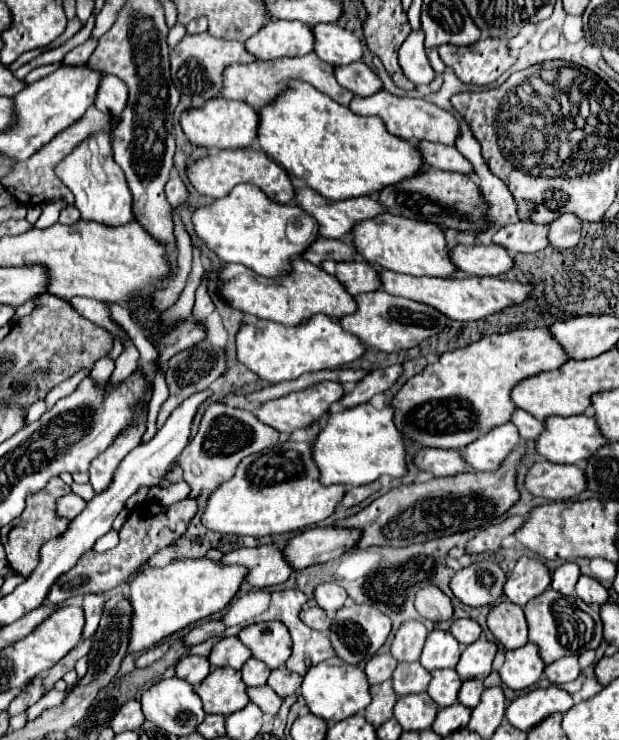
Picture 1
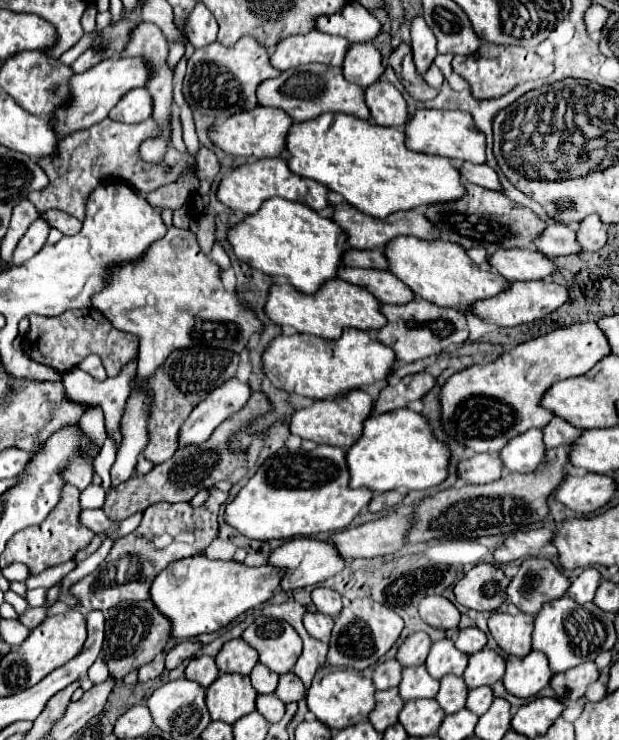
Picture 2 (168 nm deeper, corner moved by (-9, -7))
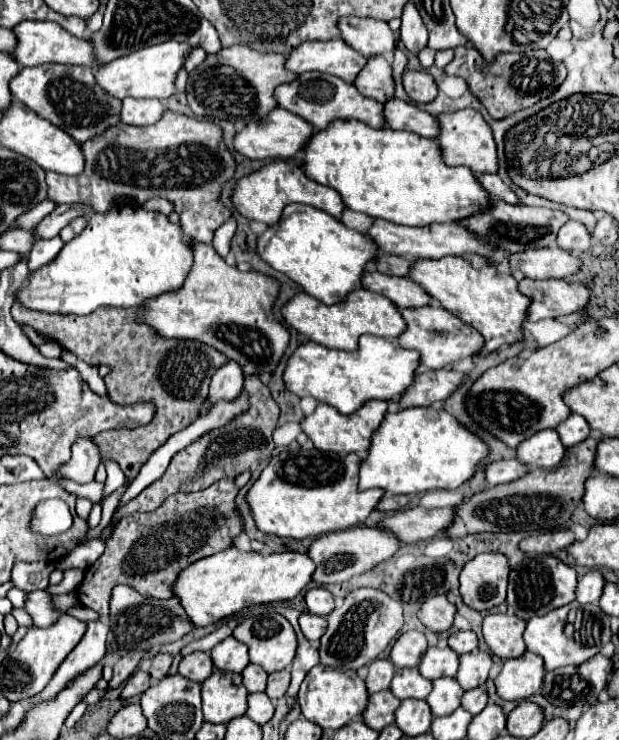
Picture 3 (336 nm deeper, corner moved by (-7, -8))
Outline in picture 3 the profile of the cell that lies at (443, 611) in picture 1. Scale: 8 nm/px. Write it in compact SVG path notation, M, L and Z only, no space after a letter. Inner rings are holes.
M433 596L419 608L419 620L423 626L427 626L431 632L445 632L453 626L455 618L455 604L447 600L447 596Z

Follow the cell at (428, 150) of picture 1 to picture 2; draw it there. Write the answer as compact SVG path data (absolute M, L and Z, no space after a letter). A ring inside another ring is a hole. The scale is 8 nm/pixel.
M465 161L459 171L461 171L461 179L463 181L471 181L471 183L475 183L479 187L485 187L485 189L501 191L501 183L499 183L497 173L487 165L469 165Z

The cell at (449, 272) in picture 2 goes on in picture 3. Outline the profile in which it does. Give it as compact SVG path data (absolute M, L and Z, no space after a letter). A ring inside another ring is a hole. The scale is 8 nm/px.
M447 256L439 260L417 260L411 266L409 276L421 284L445 310L453 312L457 318L481 332L487 352L523 340L523 320L527 318L531 298L519 292L517 280L511 274L501 274L495 270L495 266L489 264L473 268L463 258Z

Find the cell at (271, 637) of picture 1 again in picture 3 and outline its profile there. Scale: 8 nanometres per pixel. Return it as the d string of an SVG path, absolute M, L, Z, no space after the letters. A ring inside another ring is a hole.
M269 612L263 616L251 616L247 620L243 620L235 630L233 636L249 646L249 660L253 664L259 664L265 672L279 672L283 668L289 668L295 656L295 648L297 648L297 640L295 640L295 630L293 626L287 622L287 618L283 618L277 612Z

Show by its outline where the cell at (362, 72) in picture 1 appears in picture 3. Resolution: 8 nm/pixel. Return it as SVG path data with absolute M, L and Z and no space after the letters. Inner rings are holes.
M399 98L385 102L385 120L387 120L387 126L393 130L415 132L425 138L439 136L439 122L437 122L435 114L419 110L417 106L403 102Z

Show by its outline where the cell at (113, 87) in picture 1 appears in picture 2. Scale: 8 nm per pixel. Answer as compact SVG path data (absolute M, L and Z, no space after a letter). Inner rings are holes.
M131 89L111 109L109 117L121 123L141 123L151 117L151 97L145 89Z

